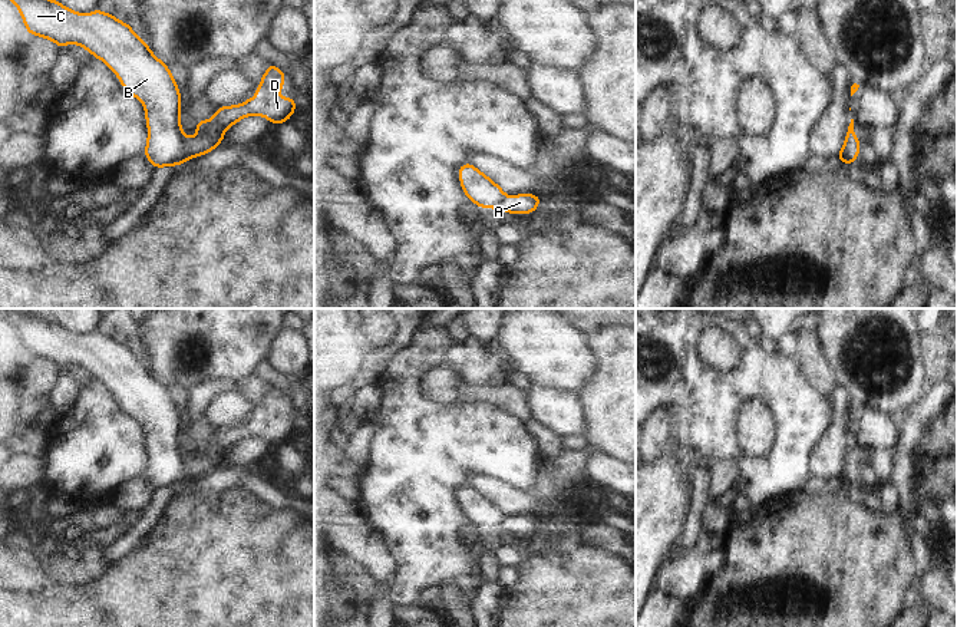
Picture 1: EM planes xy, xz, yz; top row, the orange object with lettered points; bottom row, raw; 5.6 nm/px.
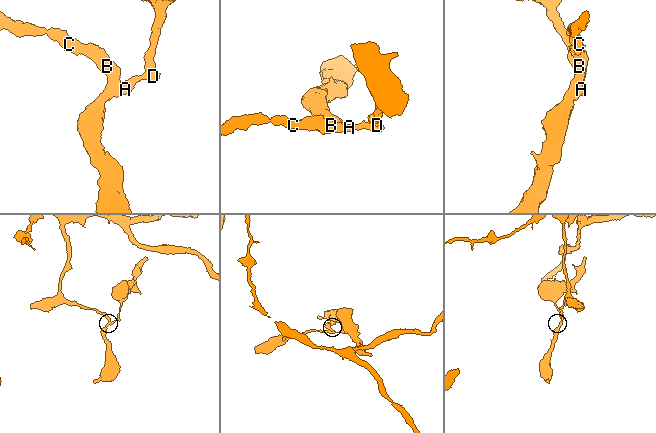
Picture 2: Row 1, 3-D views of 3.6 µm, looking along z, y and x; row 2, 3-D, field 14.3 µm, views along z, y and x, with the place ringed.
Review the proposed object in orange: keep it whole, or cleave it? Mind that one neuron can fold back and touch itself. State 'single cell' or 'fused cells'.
fused cells

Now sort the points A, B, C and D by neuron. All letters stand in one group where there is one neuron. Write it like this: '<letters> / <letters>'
A D / B C

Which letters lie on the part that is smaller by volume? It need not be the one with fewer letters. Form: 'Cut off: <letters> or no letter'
Cut off: A, D

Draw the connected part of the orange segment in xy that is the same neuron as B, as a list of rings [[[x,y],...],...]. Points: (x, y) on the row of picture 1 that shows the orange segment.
[[[55,0],[11,1],[19,7],[29,34],[53,40],[59,47],[70,43],[85,47],[115,72],[128,93],[143,103],[148,122],[148,145],[143,154],[152,166],[172,166],[187,162],[184,132],[179,123],[179,89],[168,66],[154,56],[145,40],[141,40],[128,23],[122,23],[113,14],[106,14],[99,9],[89,14],[80,14]]]

